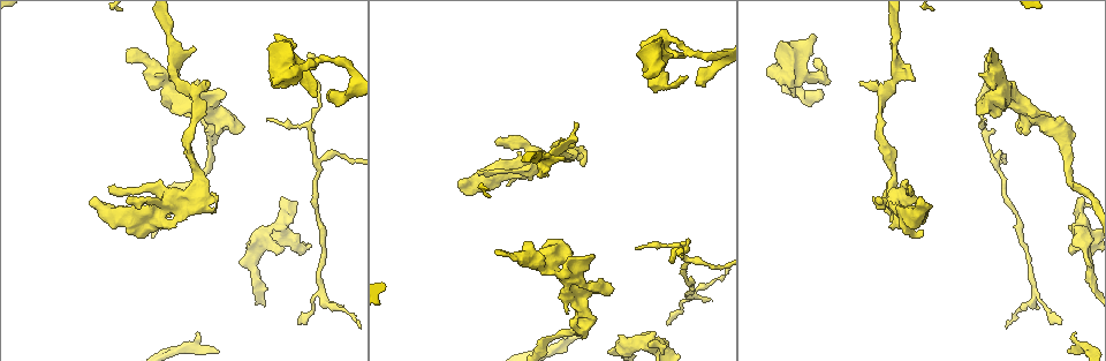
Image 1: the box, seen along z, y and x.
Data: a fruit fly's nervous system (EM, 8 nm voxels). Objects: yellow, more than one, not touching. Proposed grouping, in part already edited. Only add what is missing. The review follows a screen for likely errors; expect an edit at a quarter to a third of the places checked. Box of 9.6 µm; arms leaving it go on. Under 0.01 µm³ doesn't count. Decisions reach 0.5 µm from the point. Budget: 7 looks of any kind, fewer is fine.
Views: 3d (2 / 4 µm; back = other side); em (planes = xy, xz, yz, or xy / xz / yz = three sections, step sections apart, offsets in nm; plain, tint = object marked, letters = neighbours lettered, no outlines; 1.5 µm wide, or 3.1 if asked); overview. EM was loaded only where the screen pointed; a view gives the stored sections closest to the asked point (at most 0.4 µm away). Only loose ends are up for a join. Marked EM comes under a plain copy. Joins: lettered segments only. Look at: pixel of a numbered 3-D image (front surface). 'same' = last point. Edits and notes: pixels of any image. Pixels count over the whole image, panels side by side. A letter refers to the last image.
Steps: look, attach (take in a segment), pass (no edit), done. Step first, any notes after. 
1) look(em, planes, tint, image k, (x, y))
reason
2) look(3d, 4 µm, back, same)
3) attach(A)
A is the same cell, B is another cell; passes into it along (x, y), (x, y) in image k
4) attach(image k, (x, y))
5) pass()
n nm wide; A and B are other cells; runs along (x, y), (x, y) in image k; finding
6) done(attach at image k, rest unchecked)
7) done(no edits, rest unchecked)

look(3d, 4 µm, image 1, (341, 304))
tapers out

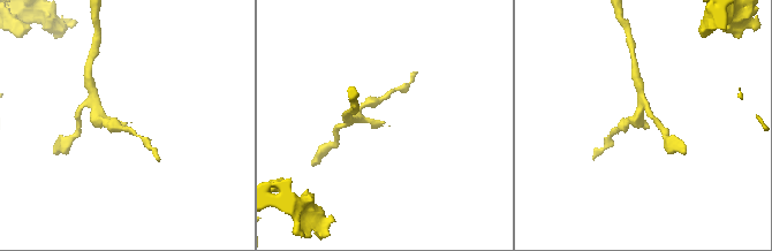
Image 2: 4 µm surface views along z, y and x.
look(em, xy, step 4, tint, image 2, (381, 123))
need the tissue

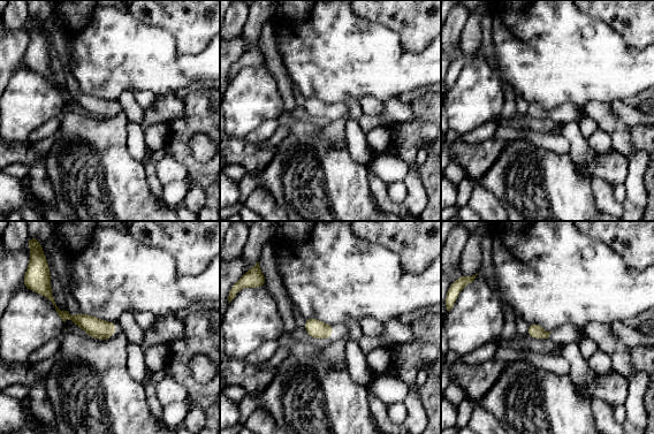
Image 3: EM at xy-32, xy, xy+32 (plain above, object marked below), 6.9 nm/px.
look(em, planes, letters, same)

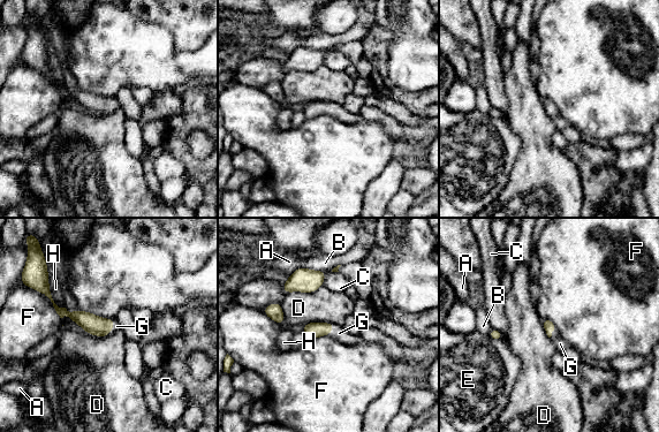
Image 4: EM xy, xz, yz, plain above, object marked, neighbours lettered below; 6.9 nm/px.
attach(G)
G is the same cell, A, B, C, D, E, F and H are other cells; the neuron continues

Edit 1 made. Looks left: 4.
look(overview)
see it whole again

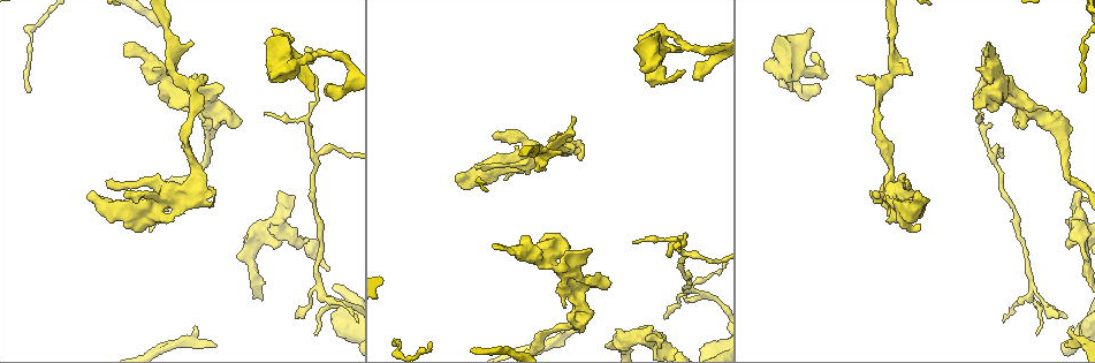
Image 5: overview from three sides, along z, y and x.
look(3d, 2 µm, back, image 5, (875, 190))

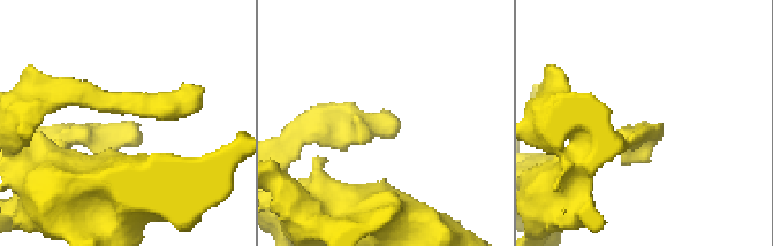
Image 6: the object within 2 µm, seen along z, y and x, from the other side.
look(em, xy, step 8, letters, image 6, (131, 122))

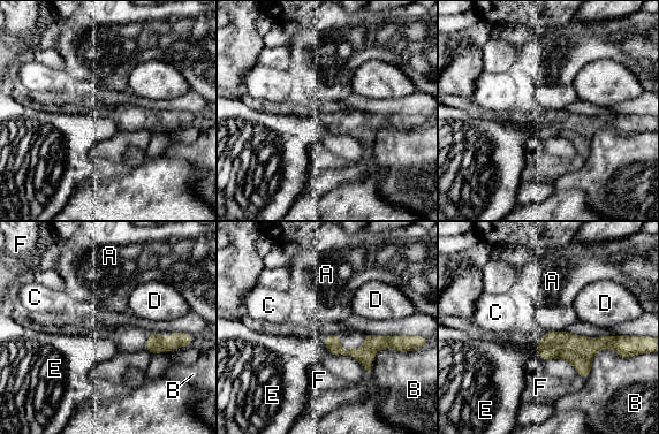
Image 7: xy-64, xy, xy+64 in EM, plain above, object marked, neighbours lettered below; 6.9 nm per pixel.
look(em, planes, letters, same)
cut it another way

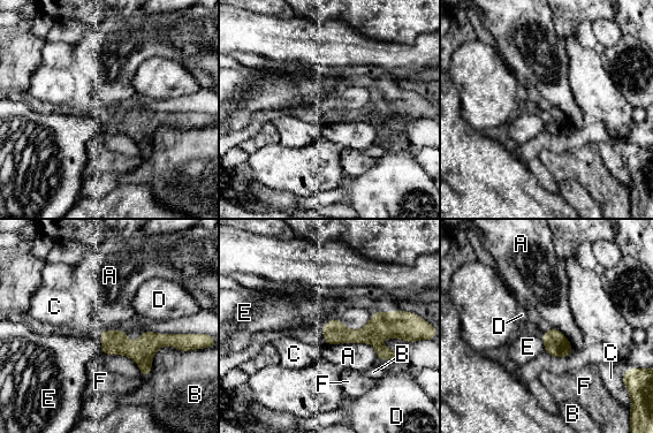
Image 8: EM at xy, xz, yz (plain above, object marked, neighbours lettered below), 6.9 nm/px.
pass()
160 nm wide; A, B, C, D, E and F are other cells; border along (325, 343), (370, 343), (378, 358) in image 8; none of them fits

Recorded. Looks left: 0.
done(attach at image 4, rest unchecked)

